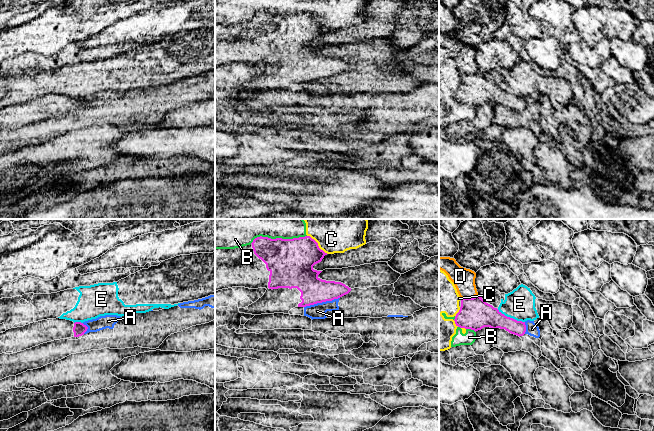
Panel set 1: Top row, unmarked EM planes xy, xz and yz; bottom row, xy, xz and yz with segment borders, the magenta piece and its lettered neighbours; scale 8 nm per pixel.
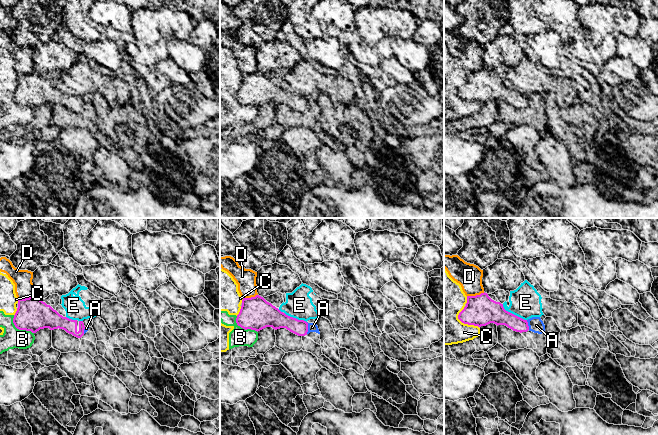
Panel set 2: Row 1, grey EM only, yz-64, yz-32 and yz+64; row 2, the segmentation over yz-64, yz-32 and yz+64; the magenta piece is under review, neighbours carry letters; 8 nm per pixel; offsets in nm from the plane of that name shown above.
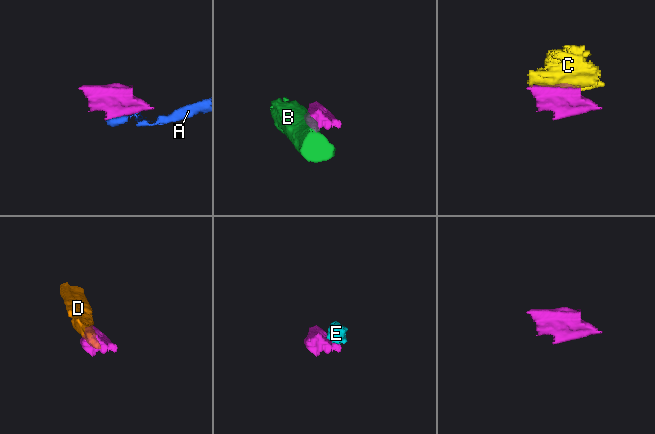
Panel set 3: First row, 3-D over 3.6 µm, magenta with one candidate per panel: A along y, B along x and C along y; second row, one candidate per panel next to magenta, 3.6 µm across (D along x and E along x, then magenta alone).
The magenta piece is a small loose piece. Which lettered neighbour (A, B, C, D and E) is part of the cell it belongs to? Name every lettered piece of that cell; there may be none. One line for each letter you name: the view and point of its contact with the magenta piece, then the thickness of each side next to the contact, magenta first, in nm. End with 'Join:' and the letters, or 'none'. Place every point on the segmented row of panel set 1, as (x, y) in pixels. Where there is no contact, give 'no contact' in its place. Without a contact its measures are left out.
Join: none

